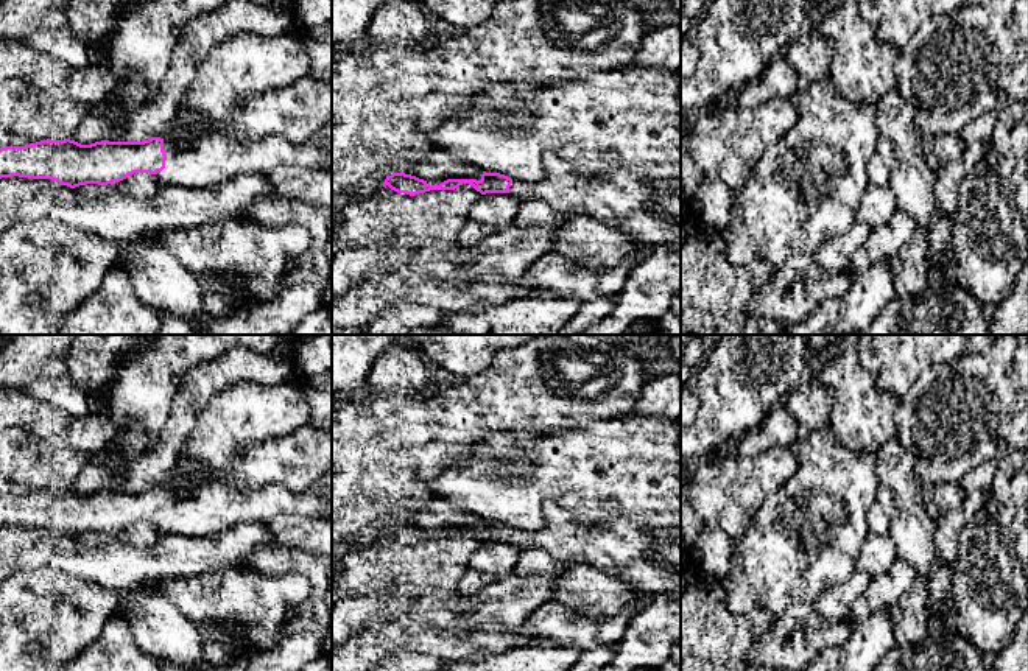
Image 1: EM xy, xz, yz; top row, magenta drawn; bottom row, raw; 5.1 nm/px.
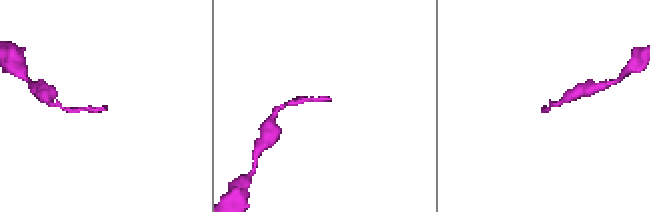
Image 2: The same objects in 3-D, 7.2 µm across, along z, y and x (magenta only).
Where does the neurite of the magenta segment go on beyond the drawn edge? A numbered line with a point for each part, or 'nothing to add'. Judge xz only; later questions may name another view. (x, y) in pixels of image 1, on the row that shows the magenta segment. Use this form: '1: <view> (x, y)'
1: xz (648, 212)

